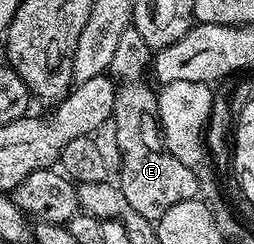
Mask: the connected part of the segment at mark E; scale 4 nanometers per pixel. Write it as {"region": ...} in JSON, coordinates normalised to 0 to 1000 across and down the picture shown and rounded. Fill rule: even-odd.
{"region":[[[508,107],[480,123],[480,156],[449,205],[449,254],[433,295],[465,332],[445,459],[445,488],[465,516],[465,598],[484,648],[465,750],[516,852],[579,902],[610,910],[673,844],[768,816],[787,770],[776,701],[720,676],[646,598],[642,545],[614,467],[618,381],[575,324],[575,283],[594,266],[602,225],[602,201],[587,197],[575,156],[559,156],[535,115]]]}

